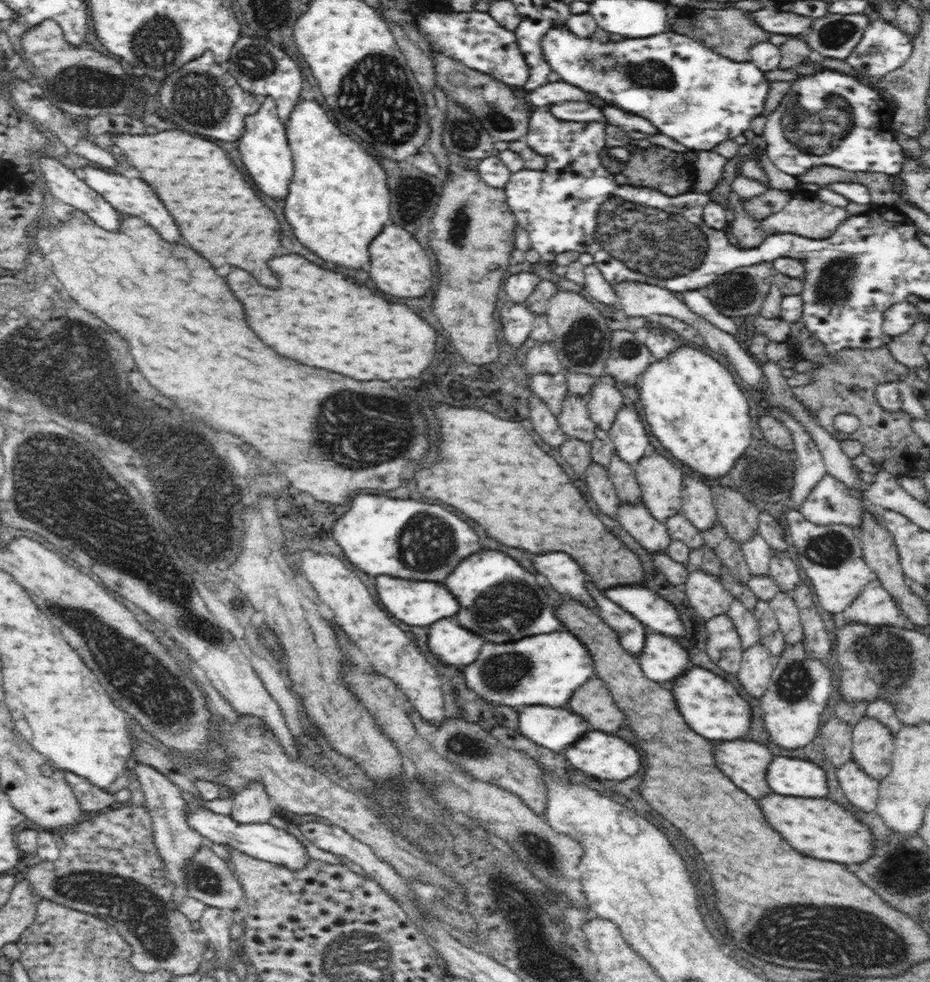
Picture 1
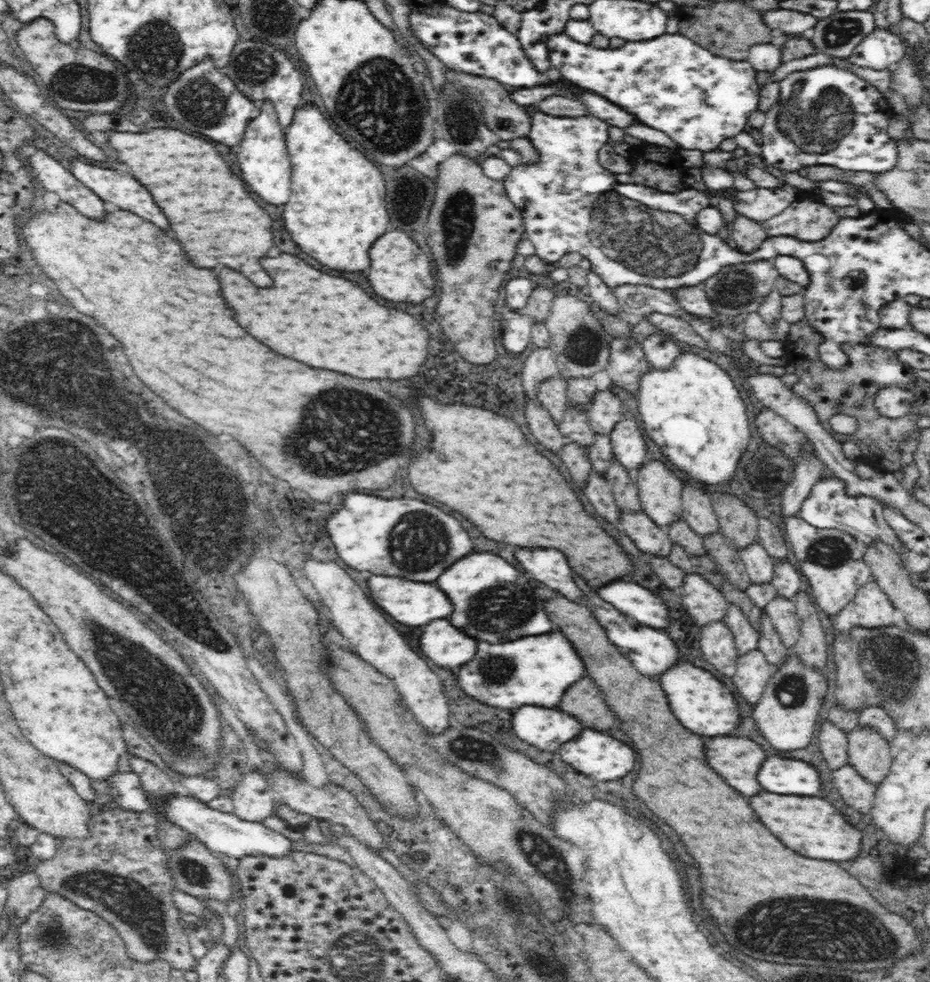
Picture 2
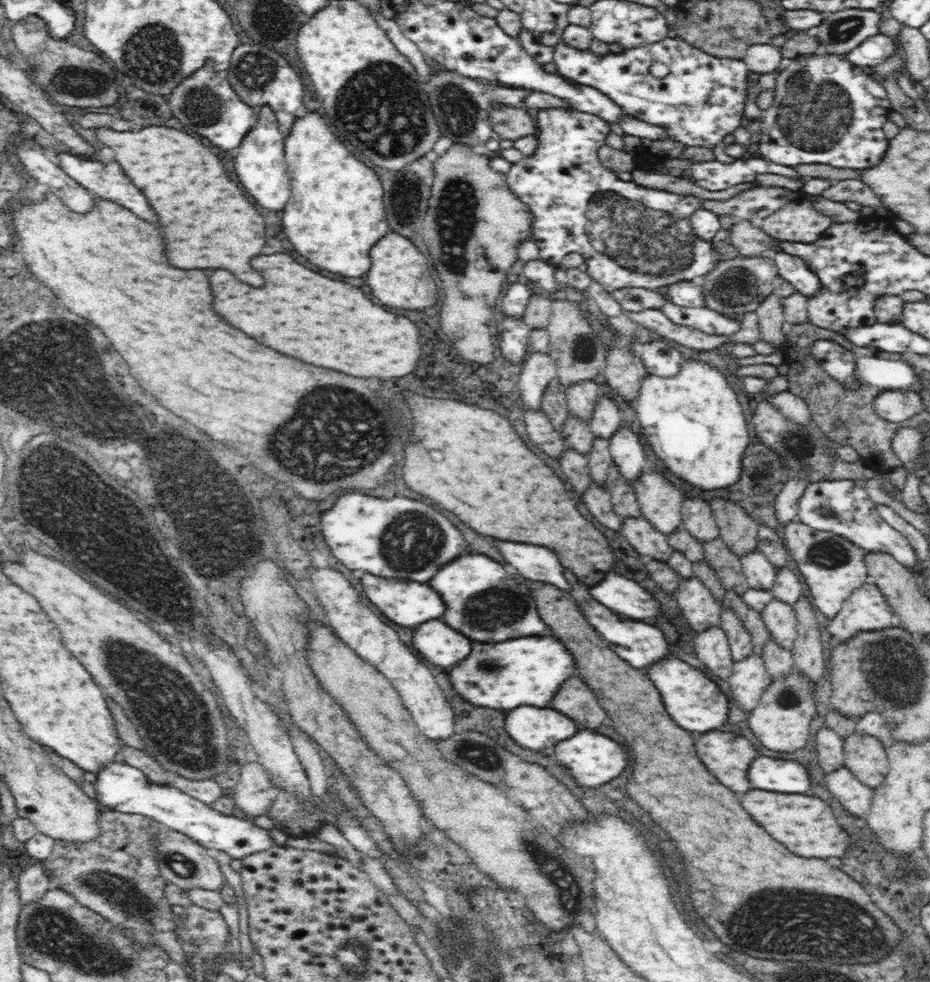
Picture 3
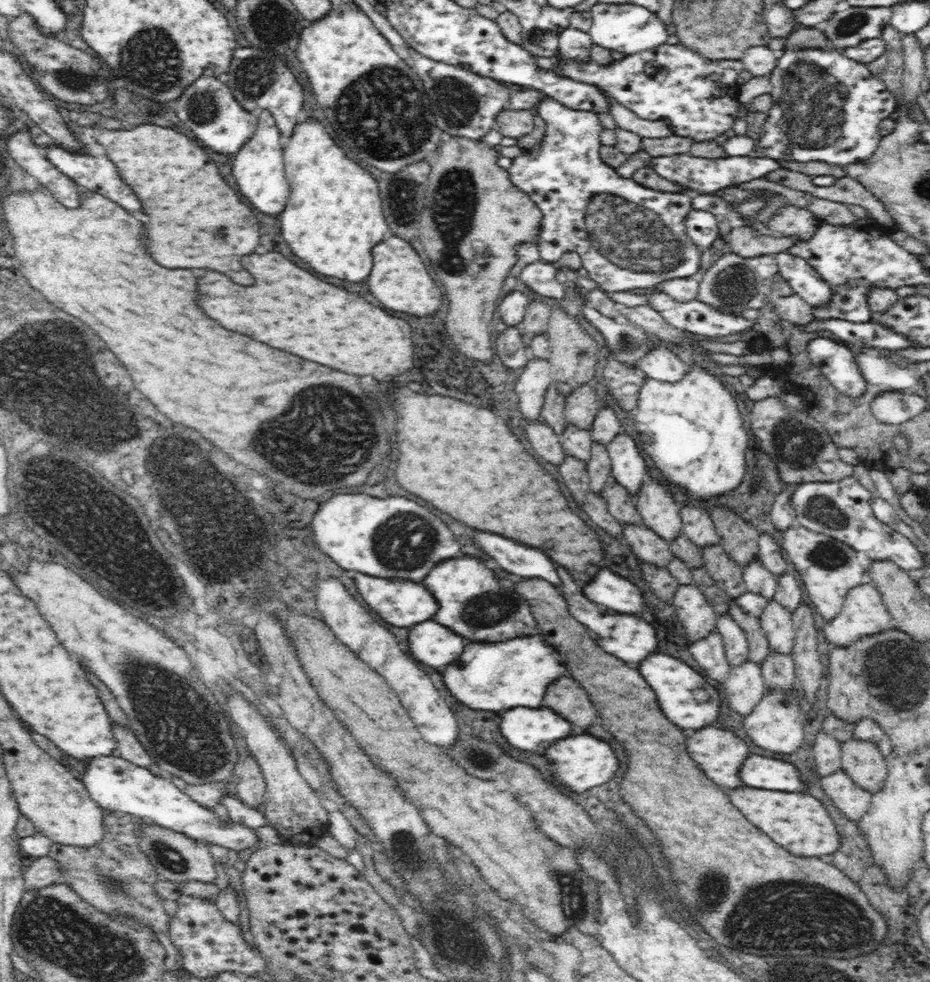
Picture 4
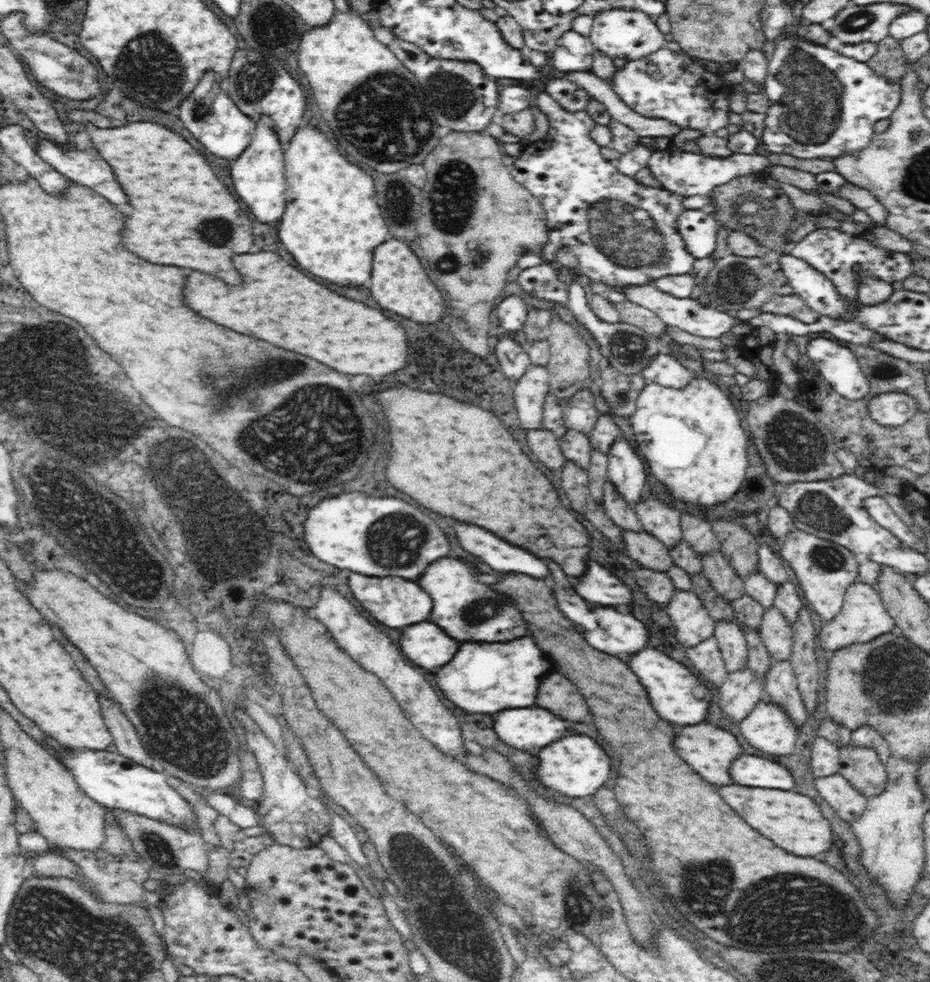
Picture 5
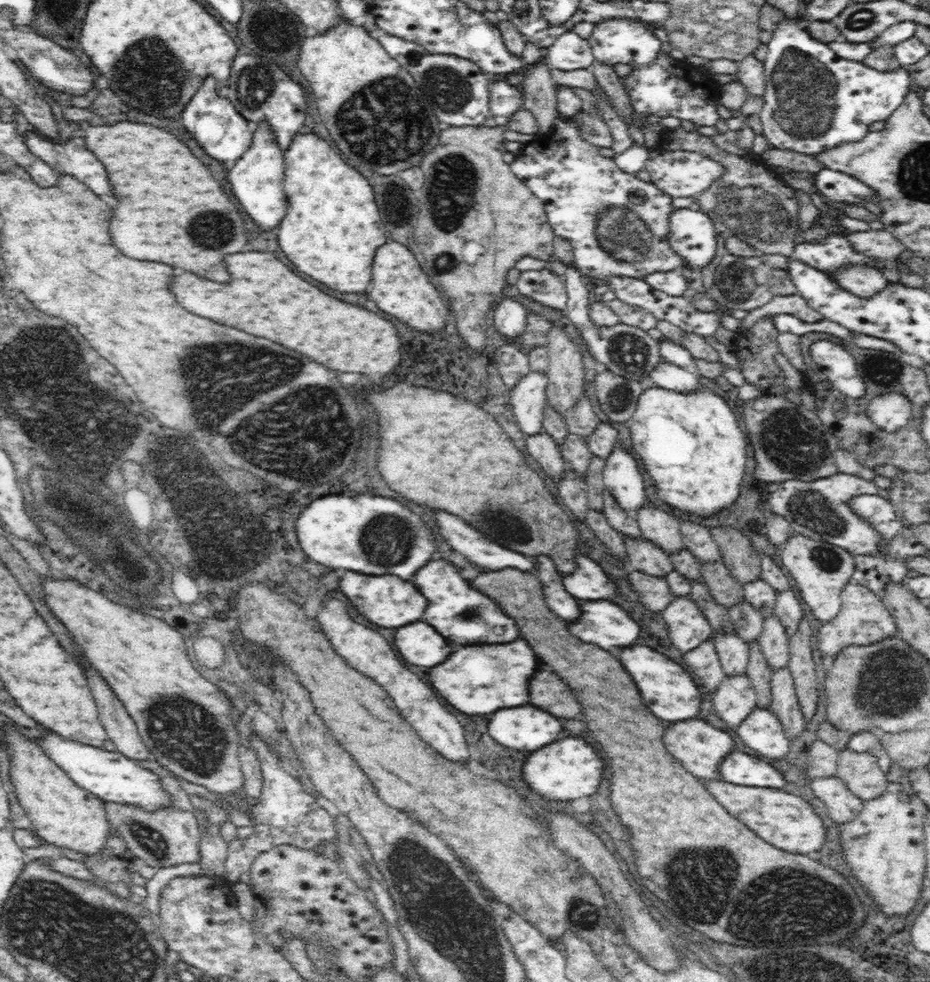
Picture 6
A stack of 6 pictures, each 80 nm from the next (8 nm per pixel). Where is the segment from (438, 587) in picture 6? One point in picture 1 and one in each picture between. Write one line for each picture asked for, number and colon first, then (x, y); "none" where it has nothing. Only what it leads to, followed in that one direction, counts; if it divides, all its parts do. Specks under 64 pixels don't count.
1: (509, 603)
2: (506, 604)
3: (499, 609)
4: (505, 614)
5: (458, 596)

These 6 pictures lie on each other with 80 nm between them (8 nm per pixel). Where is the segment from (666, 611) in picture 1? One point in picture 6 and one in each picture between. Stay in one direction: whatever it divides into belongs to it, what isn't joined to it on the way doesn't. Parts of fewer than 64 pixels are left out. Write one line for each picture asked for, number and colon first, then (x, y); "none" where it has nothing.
2: (639, 604)
3: (625, 596)
4: (606, 588)
5: (597, 585)
6: (587, 582)

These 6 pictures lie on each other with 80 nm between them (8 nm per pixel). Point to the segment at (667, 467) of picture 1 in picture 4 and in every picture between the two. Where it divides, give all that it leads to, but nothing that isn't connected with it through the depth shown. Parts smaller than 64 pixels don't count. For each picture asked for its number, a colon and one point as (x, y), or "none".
2: (659, 491)
3: (660, 501)
4: (660, 513)

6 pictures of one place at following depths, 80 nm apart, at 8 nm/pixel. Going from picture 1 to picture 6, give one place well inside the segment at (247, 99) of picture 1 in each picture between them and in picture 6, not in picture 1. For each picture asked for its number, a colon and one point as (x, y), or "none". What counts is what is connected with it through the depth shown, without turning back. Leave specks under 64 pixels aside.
2: (201, 99)
3: (205, 103)
4: (207, 108)
5: (208, 113)
6: (218, 128)

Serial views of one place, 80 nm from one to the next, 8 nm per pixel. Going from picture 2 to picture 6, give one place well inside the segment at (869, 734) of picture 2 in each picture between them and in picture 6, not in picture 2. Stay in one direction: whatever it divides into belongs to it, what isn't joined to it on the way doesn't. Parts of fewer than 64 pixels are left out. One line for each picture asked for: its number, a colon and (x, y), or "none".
3: (864, 755)
4: (861, 760)
5: (860, 766)
6: (862, 774)

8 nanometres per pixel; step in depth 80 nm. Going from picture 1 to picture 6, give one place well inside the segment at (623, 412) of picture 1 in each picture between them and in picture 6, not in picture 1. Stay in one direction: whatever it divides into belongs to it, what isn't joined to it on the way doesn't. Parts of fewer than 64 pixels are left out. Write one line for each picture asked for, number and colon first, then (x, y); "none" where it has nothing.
2: (628, 443)
3: (627, 450)
4: (628, 467)
5: (625, 470)
6: (621, 476)

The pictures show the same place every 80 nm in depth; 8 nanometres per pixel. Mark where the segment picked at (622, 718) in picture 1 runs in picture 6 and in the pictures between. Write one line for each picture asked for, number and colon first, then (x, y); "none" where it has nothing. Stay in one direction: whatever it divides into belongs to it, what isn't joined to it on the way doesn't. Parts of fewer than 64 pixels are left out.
2: (584, 700)
3: (575, 699)
4: (567, 697)
5: (556, 693)
6: (547, 691)

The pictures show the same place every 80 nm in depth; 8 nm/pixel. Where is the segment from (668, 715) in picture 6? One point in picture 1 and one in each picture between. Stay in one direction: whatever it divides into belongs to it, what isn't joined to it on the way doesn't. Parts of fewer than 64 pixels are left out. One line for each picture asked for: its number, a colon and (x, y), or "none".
1: (711, 706)
2: (704, 705)
3: (695, 703)
4: (691, 702)
5: (679, 697)

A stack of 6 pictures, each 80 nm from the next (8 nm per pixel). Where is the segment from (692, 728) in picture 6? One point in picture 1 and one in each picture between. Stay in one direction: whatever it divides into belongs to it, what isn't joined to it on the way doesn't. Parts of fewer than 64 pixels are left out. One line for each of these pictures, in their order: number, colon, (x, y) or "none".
1: (744, 762)
2: (737, 760)
3: (728, 755)
4: (720, 754)
5: (710, 751)

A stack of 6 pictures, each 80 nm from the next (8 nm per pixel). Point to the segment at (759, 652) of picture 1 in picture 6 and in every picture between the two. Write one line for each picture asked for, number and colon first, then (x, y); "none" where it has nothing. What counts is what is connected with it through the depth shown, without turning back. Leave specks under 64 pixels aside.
2: (753, 673)
3: (748, 681)
4: (744, 687)
5: (740, 693)
6: (735, 699)

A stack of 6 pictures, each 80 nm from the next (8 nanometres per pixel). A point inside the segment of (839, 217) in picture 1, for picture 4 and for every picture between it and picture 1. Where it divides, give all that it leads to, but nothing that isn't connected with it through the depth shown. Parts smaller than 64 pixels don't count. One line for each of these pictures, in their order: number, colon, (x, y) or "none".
2: (809, 220)
3: (800, 222)
4: (791, 221)

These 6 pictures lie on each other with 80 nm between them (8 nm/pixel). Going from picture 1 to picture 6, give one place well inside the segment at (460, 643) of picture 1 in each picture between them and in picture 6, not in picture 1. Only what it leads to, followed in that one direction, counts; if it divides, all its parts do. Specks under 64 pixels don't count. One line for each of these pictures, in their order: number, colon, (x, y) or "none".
2: (440, 642)
3: (436, 642)
4: (432, 644)
5: (424, 643)
6: (420, 644)

